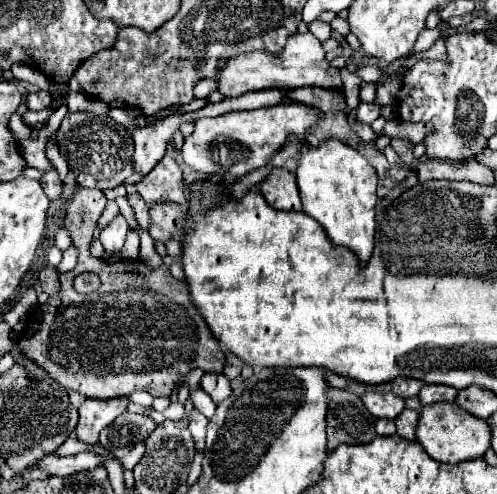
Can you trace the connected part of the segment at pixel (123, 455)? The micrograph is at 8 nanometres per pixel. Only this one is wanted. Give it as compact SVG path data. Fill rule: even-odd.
M123 413L101 431L99 443L109 449L125 469L133 469L145 453L145 441L157 423L145 415Z

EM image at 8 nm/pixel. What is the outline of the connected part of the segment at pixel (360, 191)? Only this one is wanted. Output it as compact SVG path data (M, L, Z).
M331 137L321 141L317 149L301 153L295 175L303 211L323 225L335 245L351 249L361 263L367 263L375 241L377 173L373 171L373 165L359 151Z

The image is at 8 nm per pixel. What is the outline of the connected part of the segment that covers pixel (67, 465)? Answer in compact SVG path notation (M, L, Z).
M79 453L79 455L69 455L69 457L59 457L59 455L45 455L35 467L49 473L49 475L73 475L77 471L85 469L95 469L101 467L103 459L97 453Z

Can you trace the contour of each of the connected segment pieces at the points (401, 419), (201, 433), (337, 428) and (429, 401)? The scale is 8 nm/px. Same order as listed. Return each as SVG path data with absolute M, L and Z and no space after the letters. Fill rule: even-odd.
M403 409L403 413L395 417L395 425L397 425L397 435L405 437L407 441L415 441L417 419L419 419L419 413L417 413L417 411L413 411L413 409Z
M193 409L187 419L189 419L189 431L191 431L191 435L197 443L197 449L201 451L203 445L205 445L205 429L207 429L209 419L205 415L201 415L197 409Z
M329 389L329 411L327 411L327 439L329 453L339 445L365 445L371 443L375 433L375 417L369 415L361 399L349 391Z
M425 385L425 387L419 391L417 397L419 397L421 405L433 405L433 403L441 403L441 401L453 403L453 401L455 401L455 395L457 395L457 389L453 389L453 387Z

